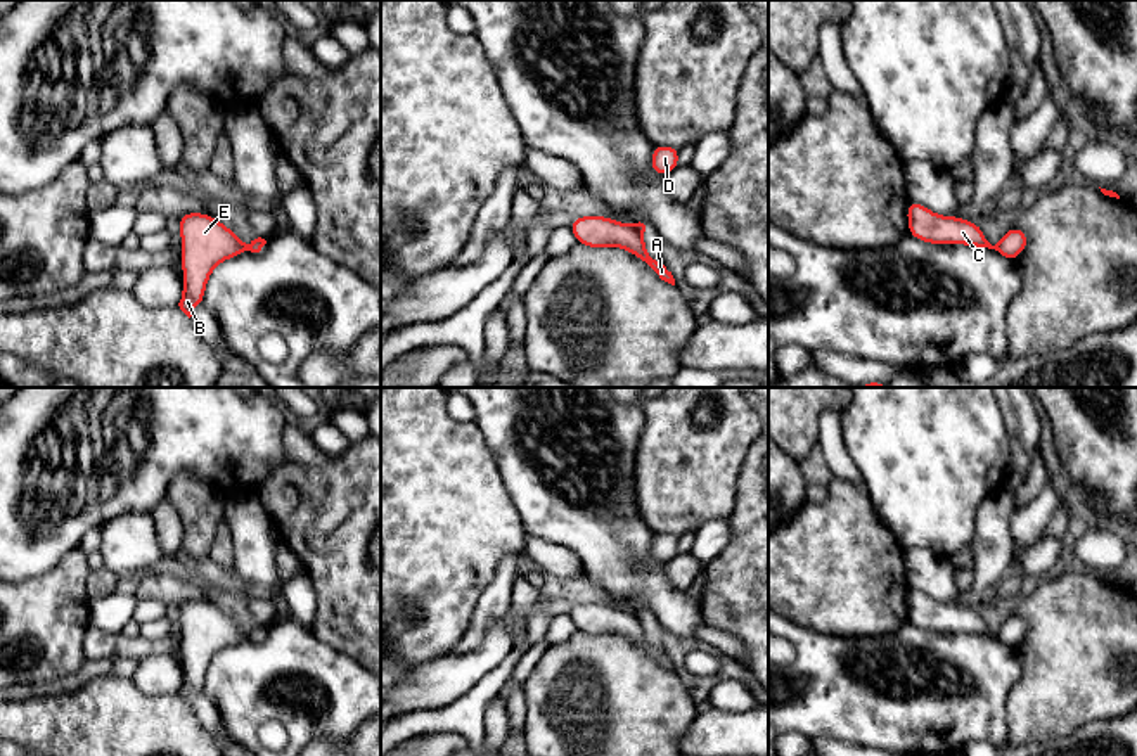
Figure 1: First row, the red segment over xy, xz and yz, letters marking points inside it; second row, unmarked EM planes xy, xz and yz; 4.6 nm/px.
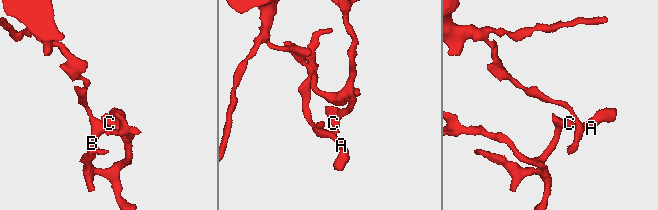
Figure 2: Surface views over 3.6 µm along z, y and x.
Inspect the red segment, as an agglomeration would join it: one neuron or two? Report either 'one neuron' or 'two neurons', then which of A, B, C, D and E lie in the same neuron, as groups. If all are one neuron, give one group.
two neurons | A B E / C D

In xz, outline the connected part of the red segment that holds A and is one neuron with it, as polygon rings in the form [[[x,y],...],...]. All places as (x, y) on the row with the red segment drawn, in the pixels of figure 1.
[[[580,216],[568,227],[576,242],[587,247],[623,247],[644,261],[661,280],[675,285],[670,268],[647,254],[642,235],[633,225],[620,223],[607,216]]]

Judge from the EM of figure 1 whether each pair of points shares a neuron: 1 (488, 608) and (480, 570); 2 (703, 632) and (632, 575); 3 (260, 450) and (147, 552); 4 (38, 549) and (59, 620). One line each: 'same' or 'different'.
1: different
2: different
3: different
4: different

